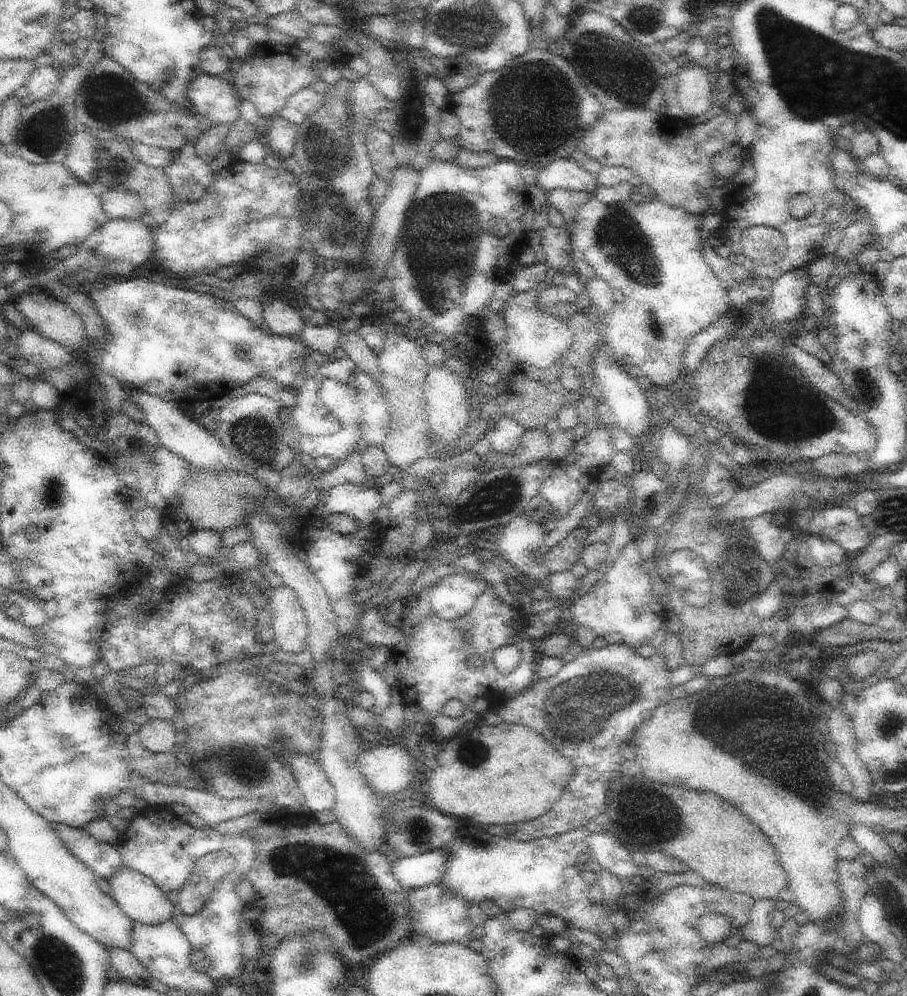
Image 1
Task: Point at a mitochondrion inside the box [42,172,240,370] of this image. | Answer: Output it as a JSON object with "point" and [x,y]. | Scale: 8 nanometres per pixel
{"point":[138,321]}

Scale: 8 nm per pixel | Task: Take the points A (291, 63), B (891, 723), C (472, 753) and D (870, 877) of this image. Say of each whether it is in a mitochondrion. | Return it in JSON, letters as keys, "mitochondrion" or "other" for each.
{"A":"other","B":"mitochondrion","C":"mitochondrion","D":"other"}

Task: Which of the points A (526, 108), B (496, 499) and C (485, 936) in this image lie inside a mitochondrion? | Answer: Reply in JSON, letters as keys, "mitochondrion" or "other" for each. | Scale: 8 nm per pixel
{"A":"other","B":"mitochondrion","C":"other"}

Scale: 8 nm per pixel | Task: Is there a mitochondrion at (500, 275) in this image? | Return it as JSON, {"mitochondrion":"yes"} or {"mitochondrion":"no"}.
{"mitochondrion":"no"}

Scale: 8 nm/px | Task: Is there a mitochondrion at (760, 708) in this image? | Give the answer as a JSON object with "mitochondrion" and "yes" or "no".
{"mitochondrion":"yes"}

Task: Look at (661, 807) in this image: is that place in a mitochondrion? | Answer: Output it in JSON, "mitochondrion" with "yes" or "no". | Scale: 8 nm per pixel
{"mitochondrion":"yes"}

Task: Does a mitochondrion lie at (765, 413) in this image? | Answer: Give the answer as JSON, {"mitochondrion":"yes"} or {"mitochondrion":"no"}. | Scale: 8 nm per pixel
{"mitochondrion":"yes"}

